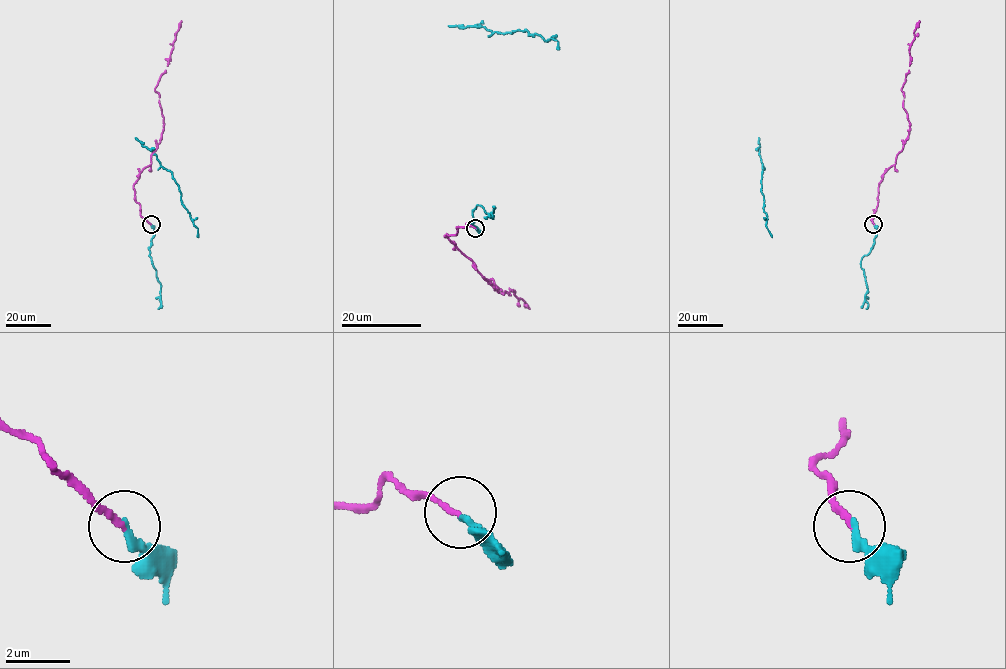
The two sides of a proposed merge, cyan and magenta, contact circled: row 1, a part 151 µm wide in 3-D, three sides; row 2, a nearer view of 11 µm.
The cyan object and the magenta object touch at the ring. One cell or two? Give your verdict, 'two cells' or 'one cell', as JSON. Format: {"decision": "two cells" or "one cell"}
{"decision": "one cell"}

